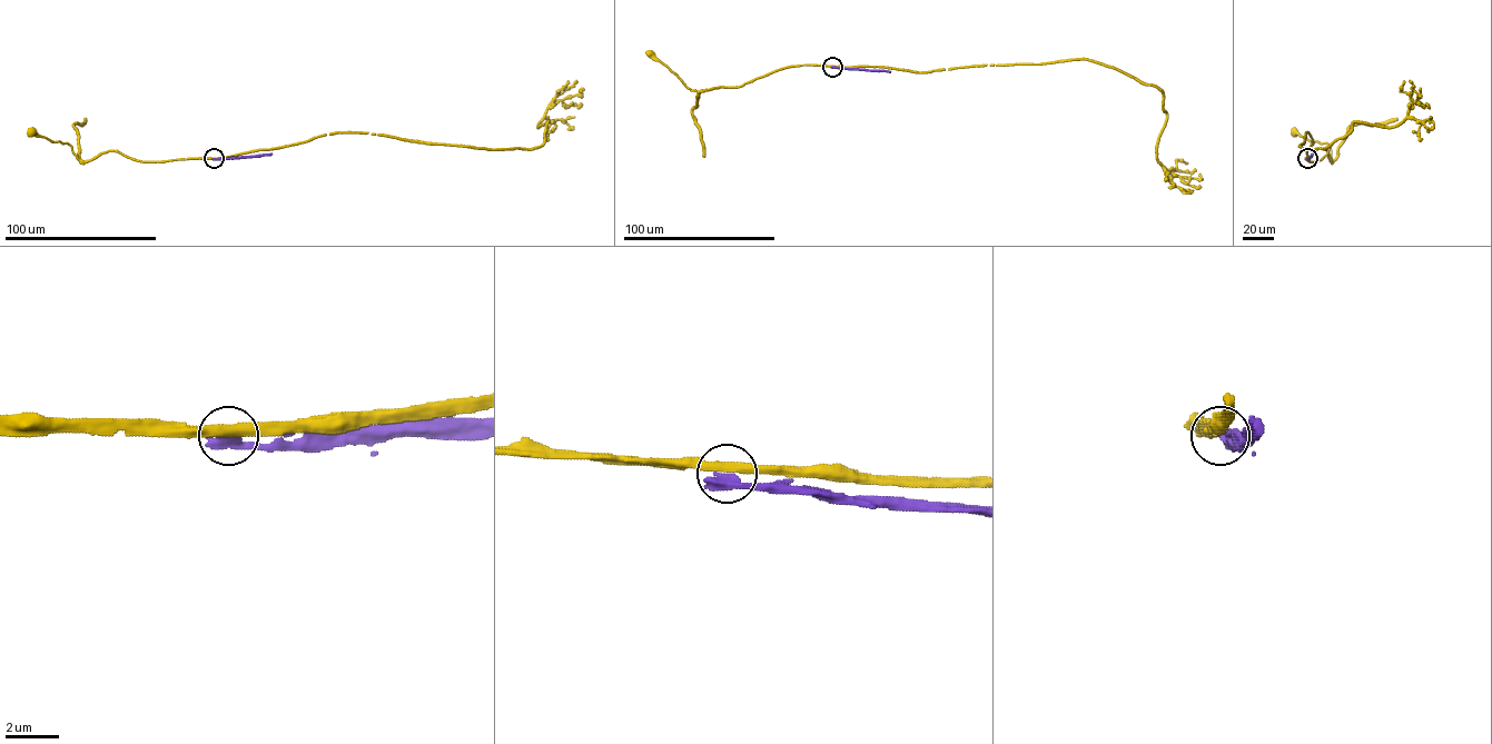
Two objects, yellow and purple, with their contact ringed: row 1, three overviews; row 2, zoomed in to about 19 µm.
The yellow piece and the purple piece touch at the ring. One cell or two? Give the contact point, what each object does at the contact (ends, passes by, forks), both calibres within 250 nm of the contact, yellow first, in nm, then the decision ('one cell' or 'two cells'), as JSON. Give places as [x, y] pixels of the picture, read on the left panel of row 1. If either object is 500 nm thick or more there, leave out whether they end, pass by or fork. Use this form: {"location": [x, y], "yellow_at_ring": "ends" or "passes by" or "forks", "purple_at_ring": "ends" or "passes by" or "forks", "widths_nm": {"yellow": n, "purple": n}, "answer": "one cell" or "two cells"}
{"location": [214, 158], "yellow_at_ring": "passes by", "purple_at_ring": "ends", "widths_nm": {"yellow": 380, "purple": 480}, "answer": "two cells"}

